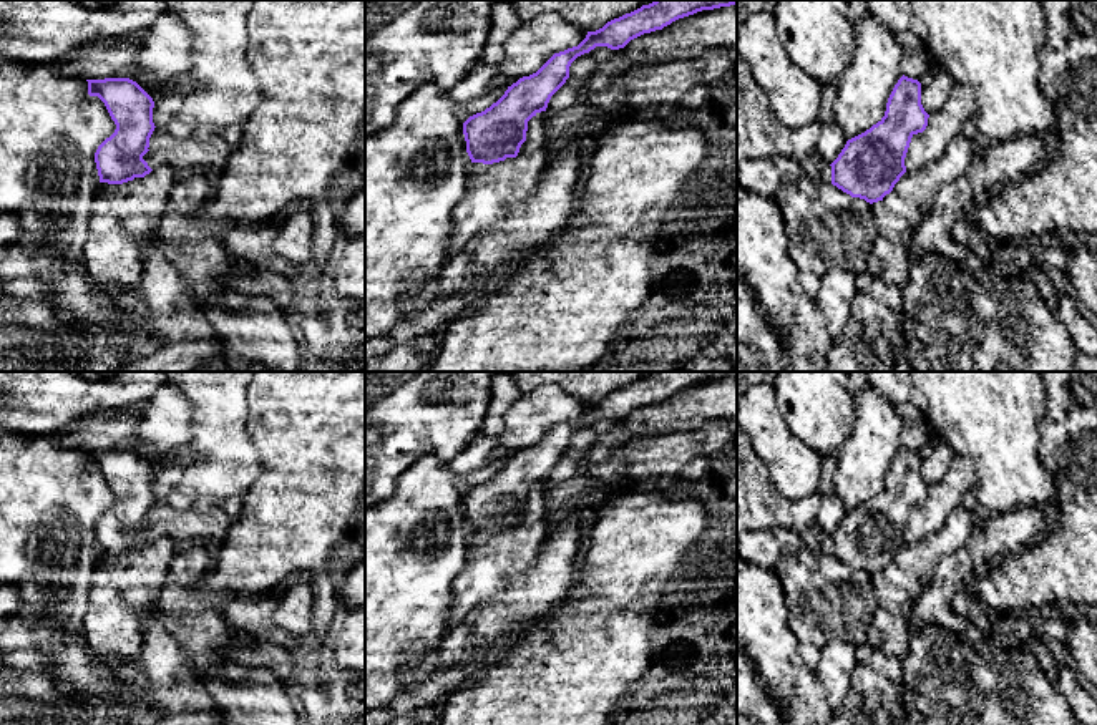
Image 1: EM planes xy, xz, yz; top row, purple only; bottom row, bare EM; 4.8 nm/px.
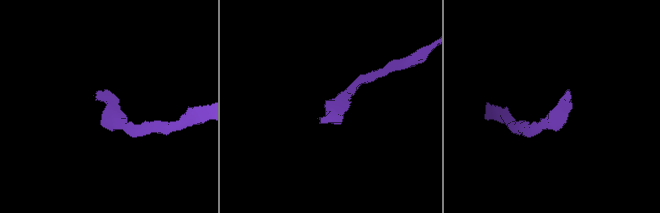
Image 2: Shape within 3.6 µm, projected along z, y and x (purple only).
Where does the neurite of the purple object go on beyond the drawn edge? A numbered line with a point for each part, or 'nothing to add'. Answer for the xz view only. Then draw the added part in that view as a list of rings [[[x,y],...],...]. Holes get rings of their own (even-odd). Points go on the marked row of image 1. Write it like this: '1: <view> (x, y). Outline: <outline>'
nothing to add

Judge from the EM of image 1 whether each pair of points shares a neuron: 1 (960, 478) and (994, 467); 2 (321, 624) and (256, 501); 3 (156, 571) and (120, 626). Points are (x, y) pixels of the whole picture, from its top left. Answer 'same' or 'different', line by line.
1: different
2: same
3: same

